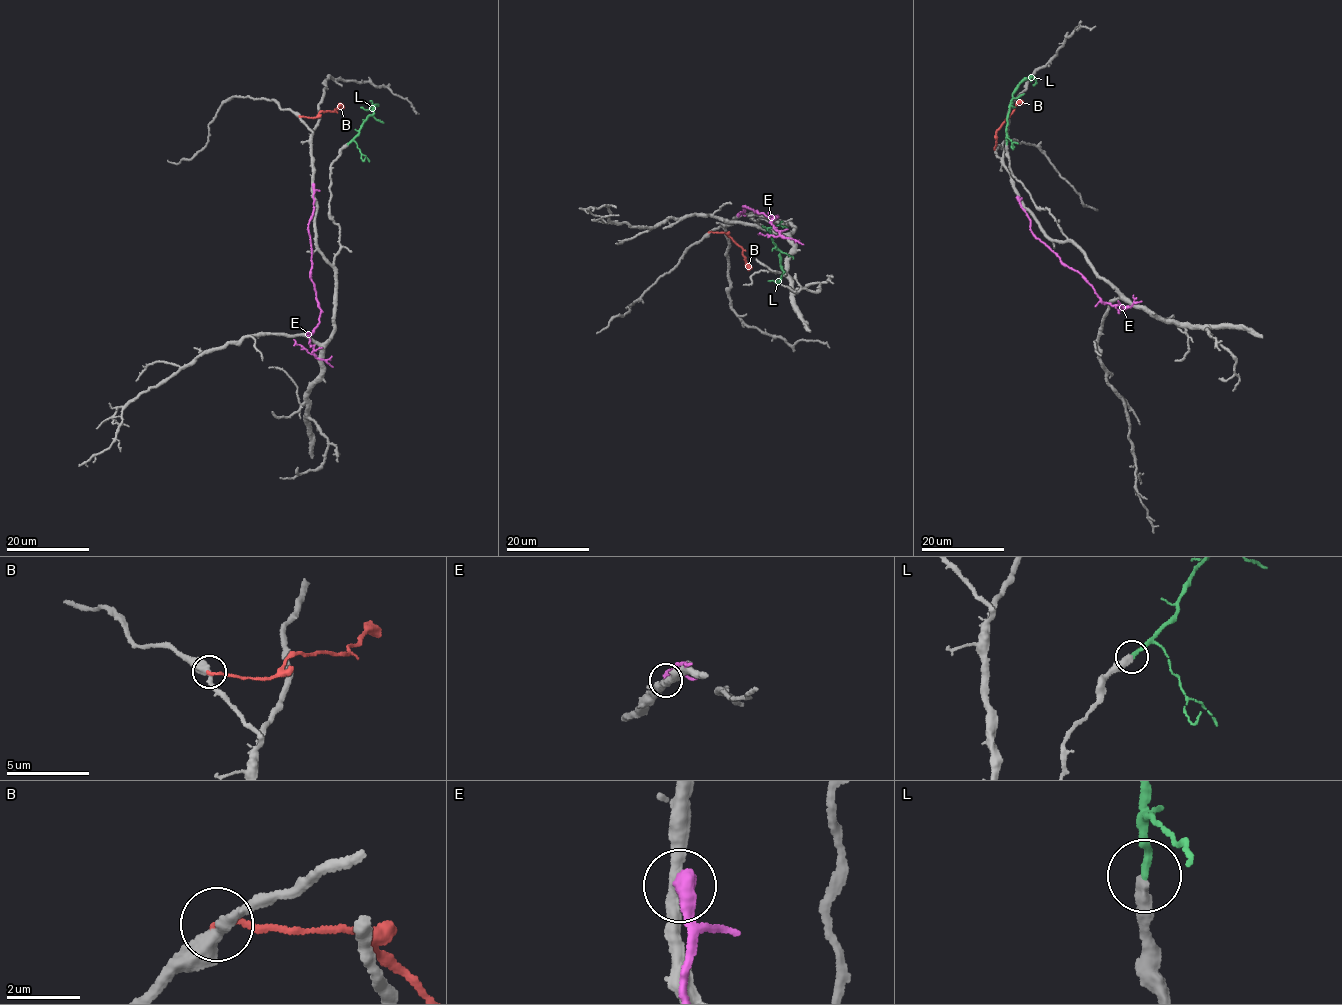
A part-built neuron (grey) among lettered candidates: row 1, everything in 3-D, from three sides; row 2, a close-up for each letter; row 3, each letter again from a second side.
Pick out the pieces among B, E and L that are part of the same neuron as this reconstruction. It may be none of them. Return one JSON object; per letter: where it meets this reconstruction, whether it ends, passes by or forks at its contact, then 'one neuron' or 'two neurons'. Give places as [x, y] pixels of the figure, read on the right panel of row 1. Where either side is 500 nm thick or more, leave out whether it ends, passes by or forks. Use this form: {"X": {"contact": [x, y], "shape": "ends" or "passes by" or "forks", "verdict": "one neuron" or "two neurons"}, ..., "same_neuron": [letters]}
{"B": {"contact": [994, 149], "shape": "ends", "verdict": "two neurons"}, "E": {"contact": [1019, 198], "verdict": "two neurons"}, "L": {"contact": [1006, 144], "shape": "ends", "verdict": "one neuron"}, "same_neuron": ["L"]}

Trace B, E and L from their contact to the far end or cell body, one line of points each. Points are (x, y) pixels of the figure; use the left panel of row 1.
B: (299, 116), (315, 117), (340, 106), (342, 109)
E: (313, 185), (308, 231), (310, 276), (321, 311), (319, 324), (308, 337), (317, 358), (333, 367)
L: (348, 144), (377, 105), (369, 109), (360, 107)

